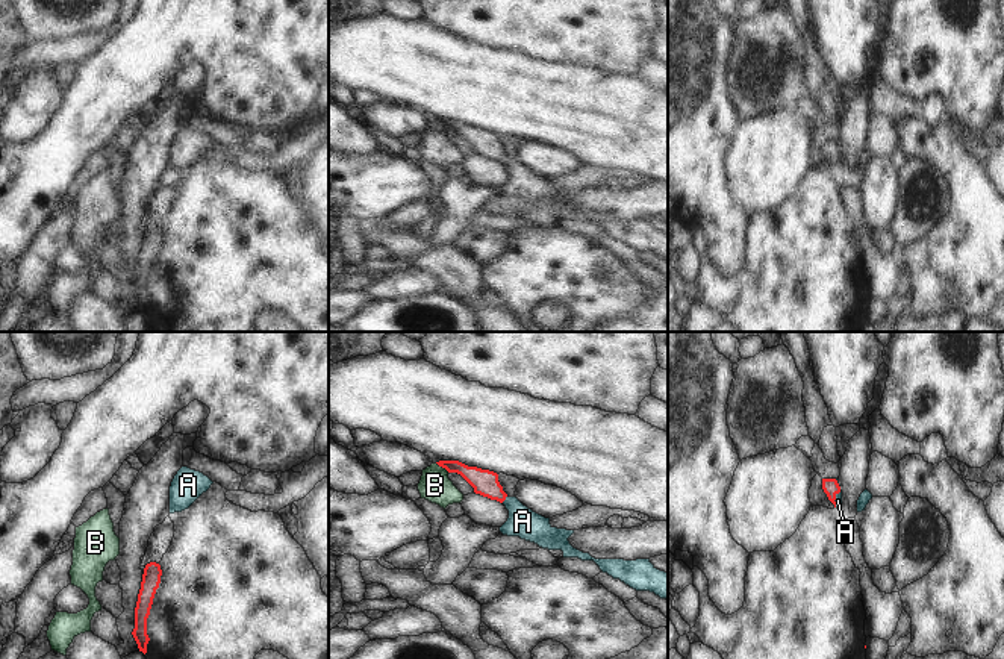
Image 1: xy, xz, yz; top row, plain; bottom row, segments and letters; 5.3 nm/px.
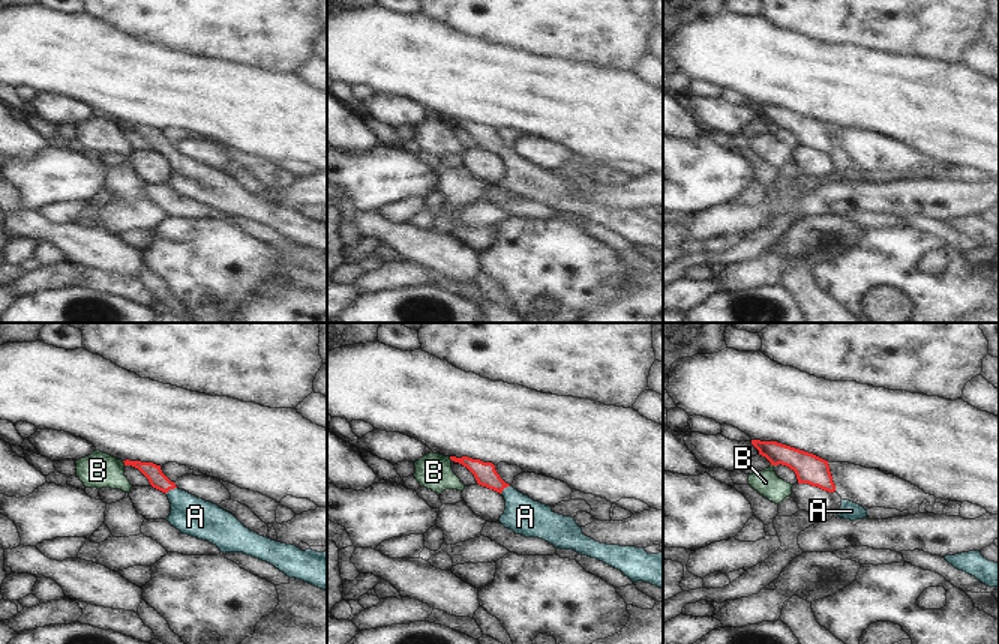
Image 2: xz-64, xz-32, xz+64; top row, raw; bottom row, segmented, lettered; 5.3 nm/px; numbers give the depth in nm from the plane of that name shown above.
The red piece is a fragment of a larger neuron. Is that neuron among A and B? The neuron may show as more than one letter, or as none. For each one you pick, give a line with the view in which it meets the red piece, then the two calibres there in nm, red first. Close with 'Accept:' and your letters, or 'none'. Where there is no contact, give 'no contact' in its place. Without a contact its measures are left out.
A: xz | 140/160 nm
Accept: A

